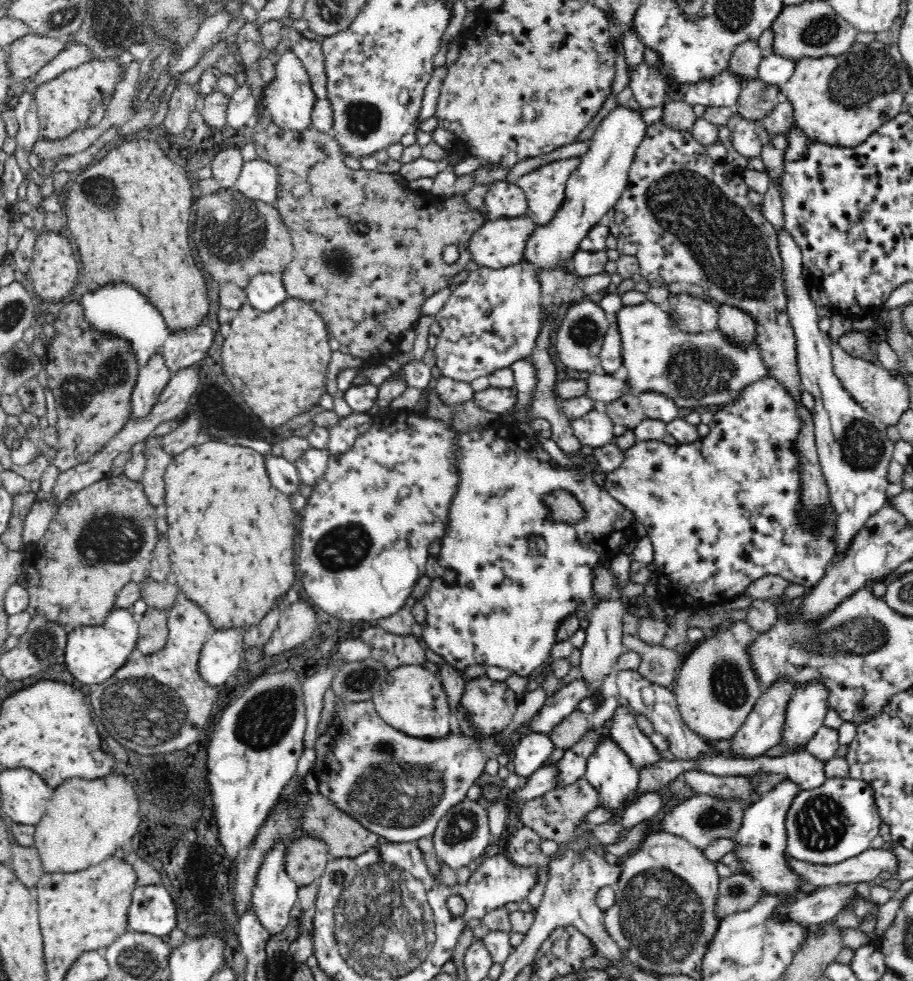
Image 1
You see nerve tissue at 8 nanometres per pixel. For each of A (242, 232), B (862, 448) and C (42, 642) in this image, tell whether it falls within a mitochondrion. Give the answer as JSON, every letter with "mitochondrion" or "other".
{"A":"mitochondrion","B":"mitochondrion","C":"mitochondrion"}

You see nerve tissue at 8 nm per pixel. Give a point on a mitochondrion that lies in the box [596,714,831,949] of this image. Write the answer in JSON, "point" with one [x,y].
{"point":[711,820]}

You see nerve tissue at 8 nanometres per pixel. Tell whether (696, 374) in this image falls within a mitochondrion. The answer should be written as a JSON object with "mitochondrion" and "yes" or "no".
{"mitochondrion":"yes"}

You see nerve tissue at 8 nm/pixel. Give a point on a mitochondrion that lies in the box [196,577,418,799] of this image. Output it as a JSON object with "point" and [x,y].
{"point":[269,715]}

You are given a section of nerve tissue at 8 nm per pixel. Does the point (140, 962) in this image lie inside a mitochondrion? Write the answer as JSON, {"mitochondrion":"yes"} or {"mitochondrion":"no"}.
{"mitochondrion":"yes"}

